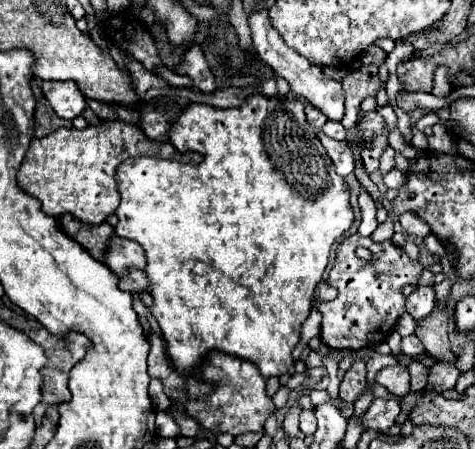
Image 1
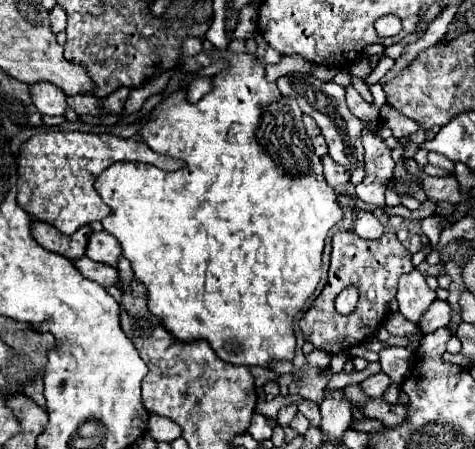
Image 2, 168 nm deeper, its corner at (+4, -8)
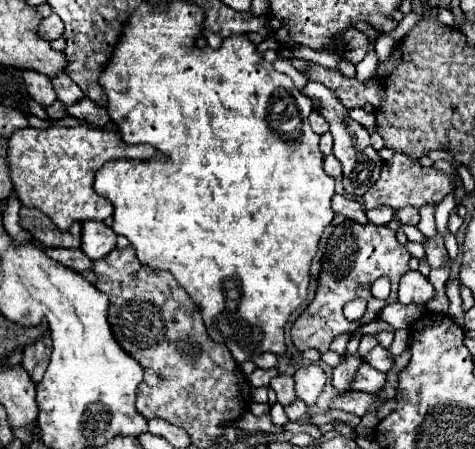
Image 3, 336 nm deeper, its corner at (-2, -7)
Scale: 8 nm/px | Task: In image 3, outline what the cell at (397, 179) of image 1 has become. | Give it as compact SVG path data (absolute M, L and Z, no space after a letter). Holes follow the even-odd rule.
M431 204L425 205L419 209L420 221L417 227L426 237L432 237L437 232L434 217L435 209L436 206Z

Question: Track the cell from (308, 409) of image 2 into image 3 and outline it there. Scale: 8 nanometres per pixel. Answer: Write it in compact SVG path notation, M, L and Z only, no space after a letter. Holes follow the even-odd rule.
M309 365L303 369L297 369L293 373L293 381L295 381L295 391L297 397L301 397L309 407L315 405L319 393L323 391L325 385L325 373L319 365Z

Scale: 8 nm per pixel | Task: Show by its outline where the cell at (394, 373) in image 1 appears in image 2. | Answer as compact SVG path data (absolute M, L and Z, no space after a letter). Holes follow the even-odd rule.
M379 372L371 378L367 378L365 382L361 382L361 388L371 396L371 398L381 398L385 394L385 390L389 388L391 378L385 372Z

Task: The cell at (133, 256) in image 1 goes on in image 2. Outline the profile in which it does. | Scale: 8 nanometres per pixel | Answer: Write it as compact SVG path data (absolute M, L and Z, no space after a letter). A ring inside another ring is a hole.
M95 232L89 238L89 248L87 248L87 256L93 262L101 262L101 264L109 264L109 266L117 266L119 258L121 258L121 244L107 232Z

